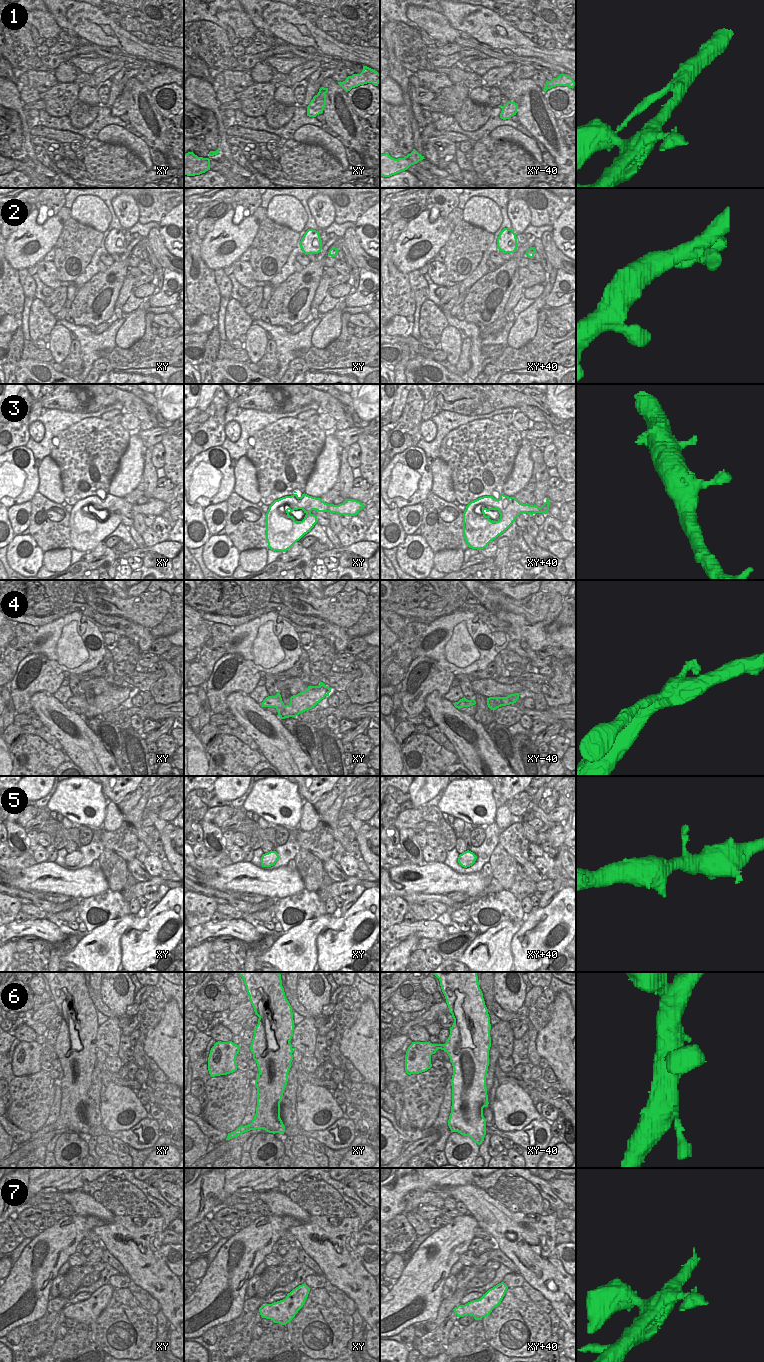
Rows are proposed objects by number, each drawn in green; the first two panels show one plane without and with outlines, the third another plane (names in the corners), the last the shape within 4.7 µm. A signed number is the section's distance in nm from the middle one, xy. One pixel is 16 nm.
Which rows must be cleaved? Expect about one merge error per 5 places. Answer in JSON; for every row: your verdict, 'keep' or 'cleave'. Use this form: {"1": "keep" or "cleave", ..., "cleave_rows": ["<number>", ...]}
{"1": "keep", "2": "keep", "3": "keep", "4": "keep", "5": "keep", "6": "keep", "7": "keep", "cleave_rows": []}

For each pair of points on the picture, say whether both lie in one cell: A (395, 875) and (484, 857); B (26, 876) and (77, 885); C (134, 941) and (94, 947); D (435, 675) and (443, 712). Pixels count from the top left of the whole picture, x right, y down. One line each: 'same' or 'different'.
A: different
B: same
C: different
D: different

